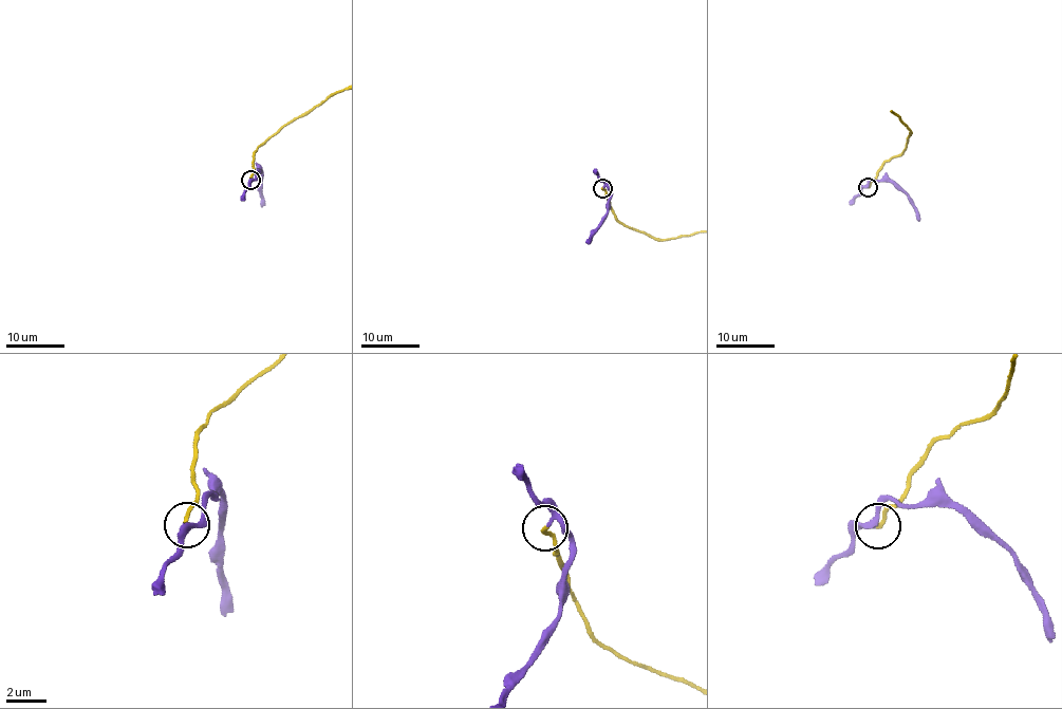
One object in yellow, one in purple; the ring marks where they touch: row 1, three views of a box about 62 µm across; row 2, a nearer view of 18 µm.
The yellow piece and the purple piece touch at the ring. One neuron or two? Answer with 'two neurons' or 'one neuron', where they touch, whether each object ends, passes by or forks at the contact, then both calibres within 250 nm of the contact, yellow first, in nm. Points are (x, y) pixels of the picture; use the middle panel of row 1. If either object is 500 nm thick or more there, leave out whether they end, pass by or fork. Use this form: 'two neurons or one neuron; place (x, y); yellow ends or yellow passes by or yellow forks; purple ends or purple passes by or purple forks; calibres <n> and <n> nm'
one neuron; place (602, 188); yellow ends; purple passes by; calibres 190 and 190 nm

